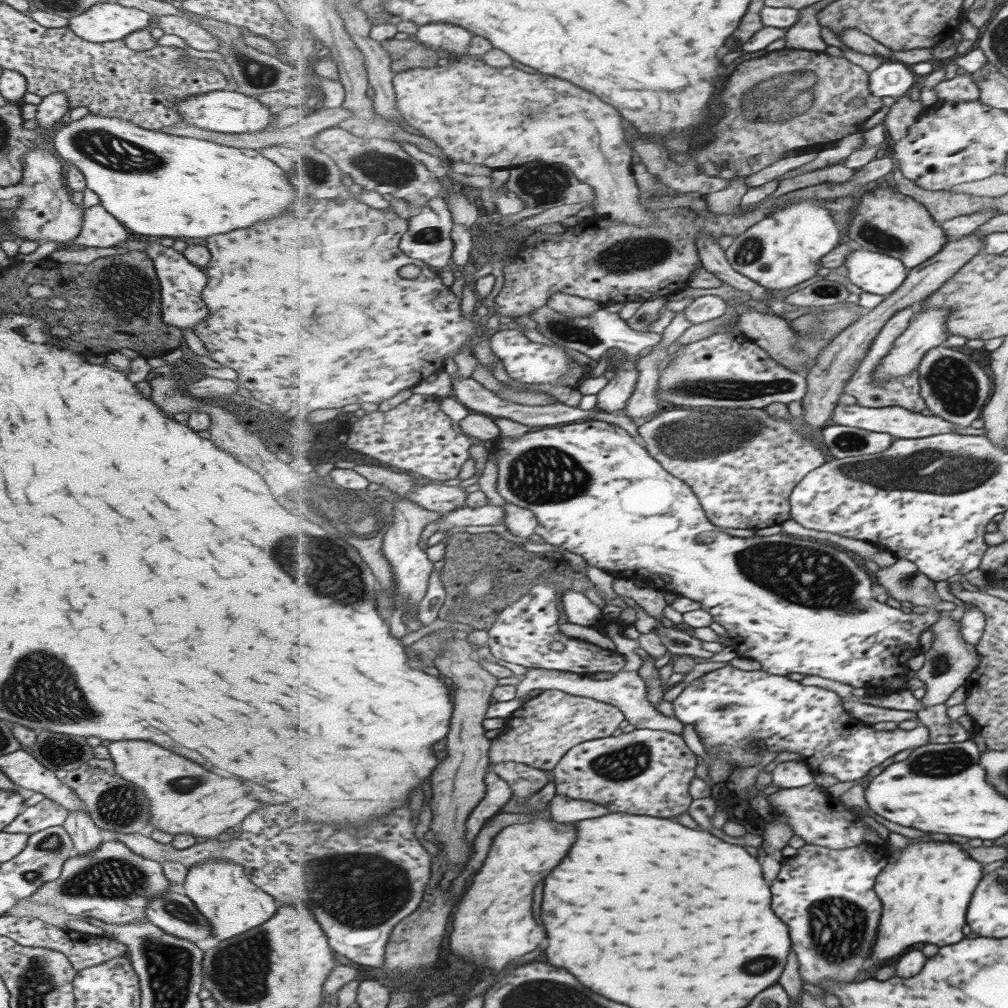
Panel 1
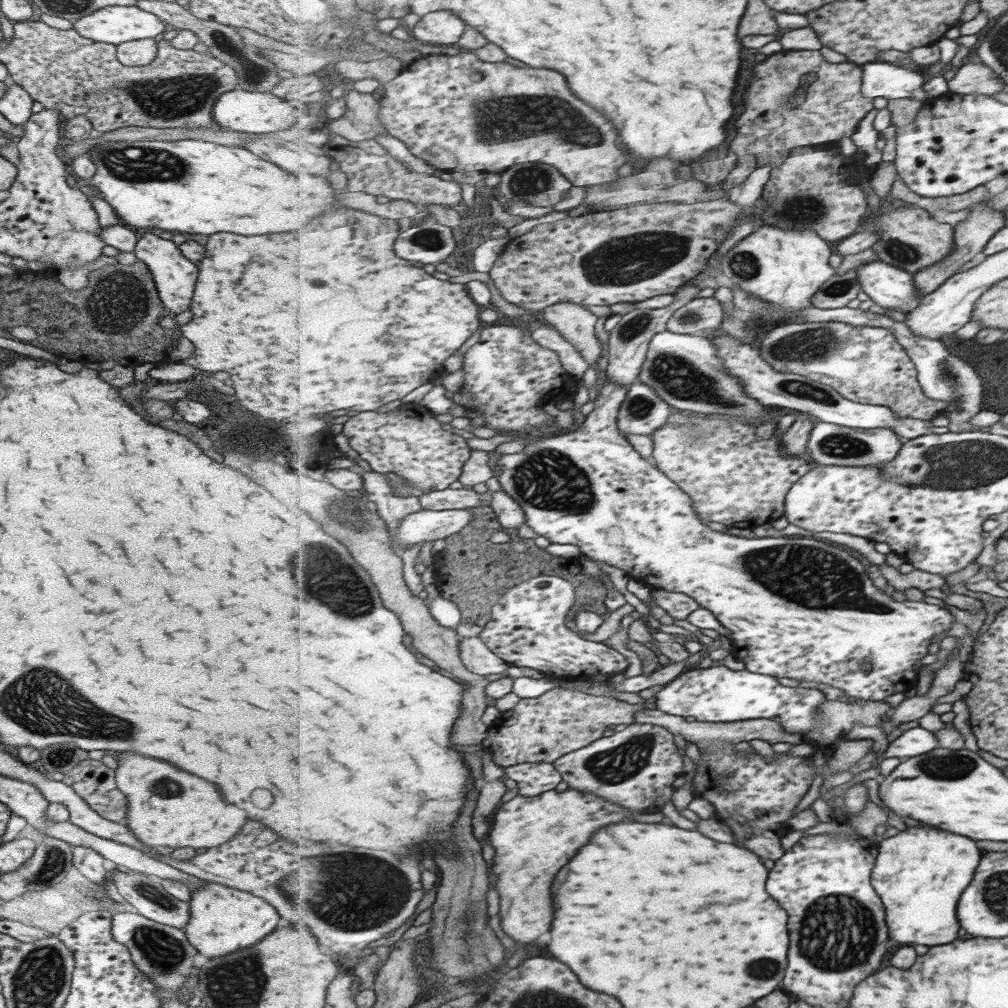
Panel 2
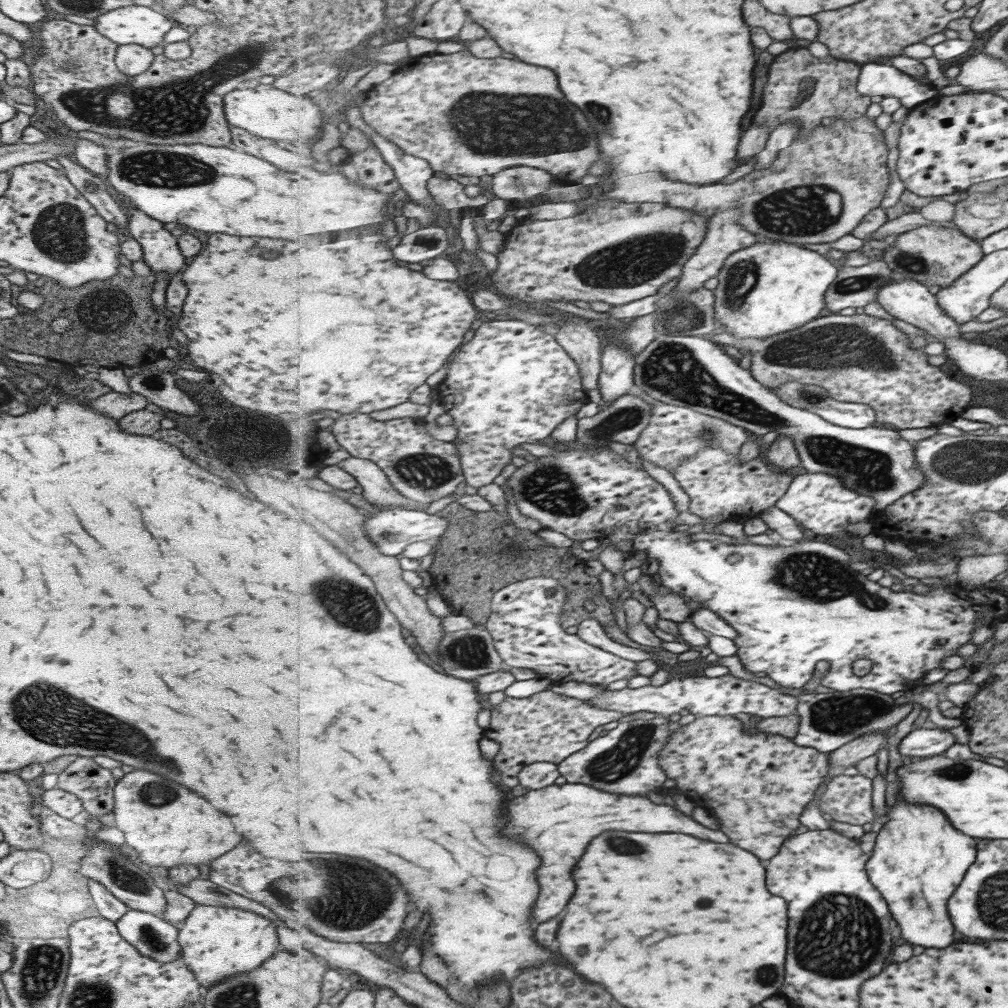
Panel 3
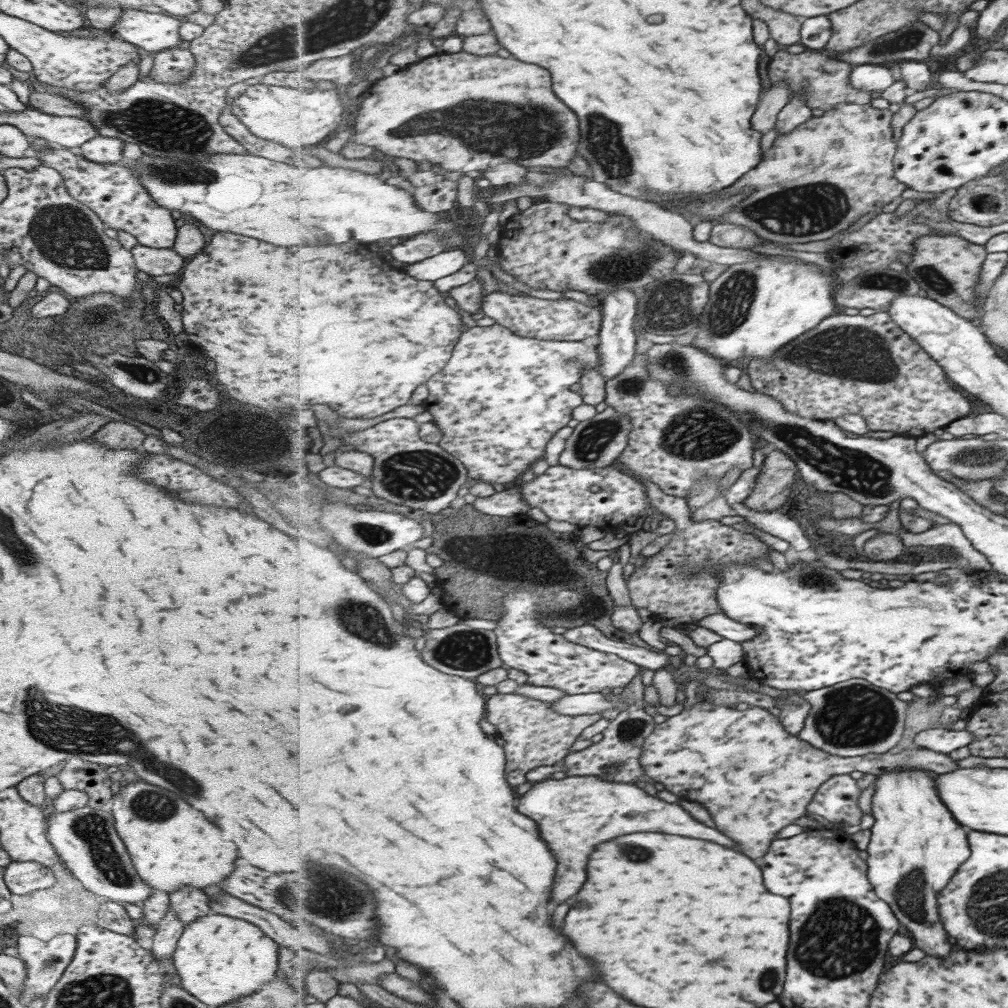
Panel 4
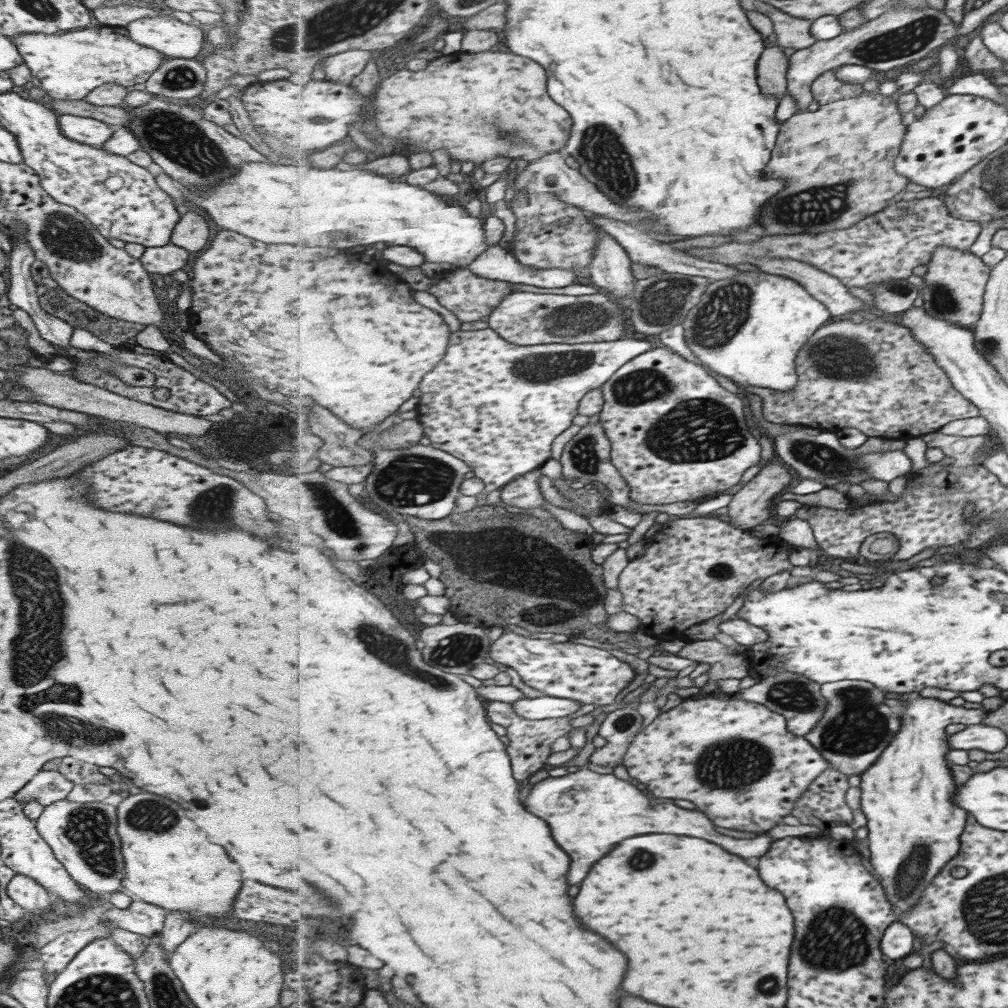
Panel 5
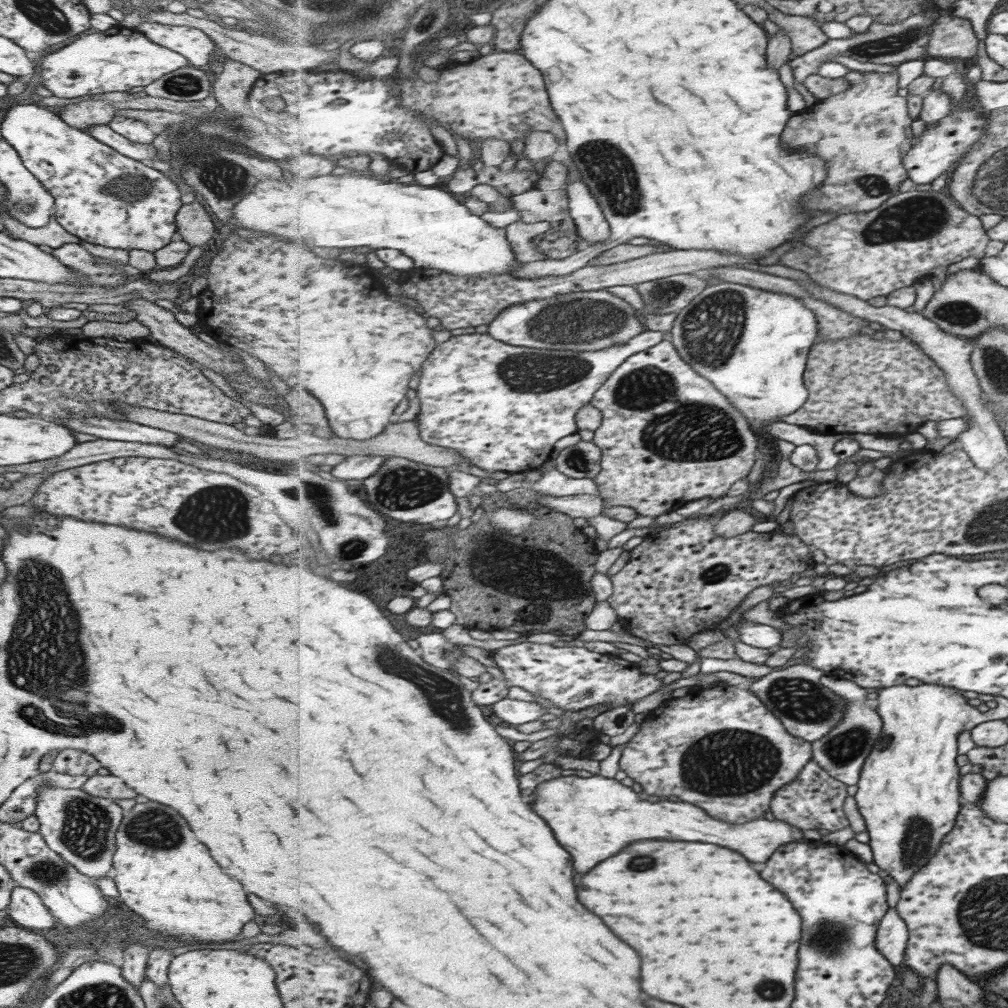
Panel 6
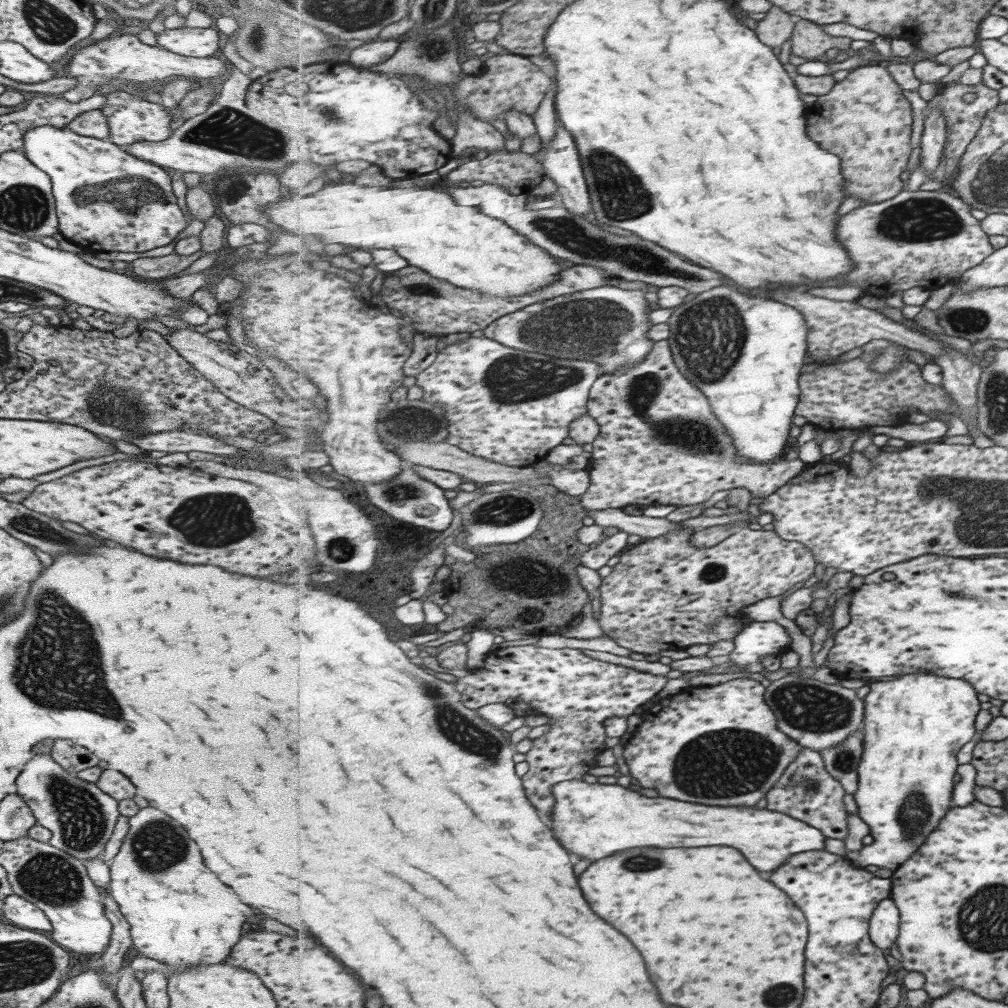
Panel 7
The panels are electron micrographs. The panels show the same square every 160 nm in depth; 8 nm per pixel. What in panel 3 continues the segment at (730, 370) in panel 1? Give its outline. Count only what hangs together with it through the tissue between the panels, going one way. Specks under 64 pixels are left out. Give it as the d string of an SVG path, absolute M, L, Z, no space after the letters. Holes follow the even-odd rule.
M787 382L785 386L773 392L791 406L822 415L827 422L837 426L863 429L878 424L878 414L871 405L841 402L821 386Z

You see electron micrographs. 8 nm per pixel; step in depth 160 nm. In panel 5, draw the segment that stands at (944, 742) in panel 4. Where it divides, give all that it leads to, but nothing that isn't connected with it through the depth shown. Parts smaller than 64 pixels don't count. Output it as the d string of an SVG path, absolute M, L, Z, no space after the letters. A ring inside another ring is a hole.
M979 724L965 725L963 730L949 735L950 747L955 750L978 748L985 752L999 752L1006 744L1006 734L993 726Z

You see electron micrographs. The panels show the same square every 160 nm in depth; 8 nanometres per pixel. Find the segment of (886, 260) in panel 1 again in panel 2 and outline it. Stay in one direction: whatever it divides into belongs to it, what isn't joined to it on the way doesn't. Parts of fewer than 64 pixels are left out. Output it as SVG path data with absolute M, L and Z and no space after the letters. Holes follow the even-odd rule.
M877 259L859 265L862 291L877 305L907 315L920 307L924 297L914 283L914 275L897 265Z

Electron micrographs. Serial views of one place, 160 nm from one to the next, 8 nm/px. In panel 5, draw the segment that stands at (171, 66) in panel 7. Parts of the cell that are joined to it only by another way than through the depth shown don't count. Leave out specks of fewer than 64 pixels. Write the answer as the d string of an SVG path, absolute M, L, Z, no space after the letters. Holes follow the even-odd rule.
M95 25L59 34L17 33L11 41L22 58L22 63L30 70L30 75L39 80L45 96L60 101L81 100L97 86L107 83L115 83L130 89L133 84L144 83L145 79L160 66L162 60L167 58L152 48L133 42L127 36L125 27L116 26Z

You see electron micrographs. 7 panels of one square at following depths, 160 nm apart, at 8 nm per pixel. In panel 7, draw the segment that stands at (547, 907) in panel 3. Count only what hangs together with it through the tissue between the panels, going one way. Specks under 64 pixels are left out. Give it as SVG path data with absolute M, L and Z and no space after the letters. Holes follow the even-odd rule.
M581 779L563 781L553 788L557 801L553 830L559 834L563 846L573 850L581 860L597 862L615 852L643 846L733 846L747 854L747 860L757 870L771 872L793 854L825 848L827 836L817 827L771 810L701 806L673 798L649 798L619 784L589 783Z

